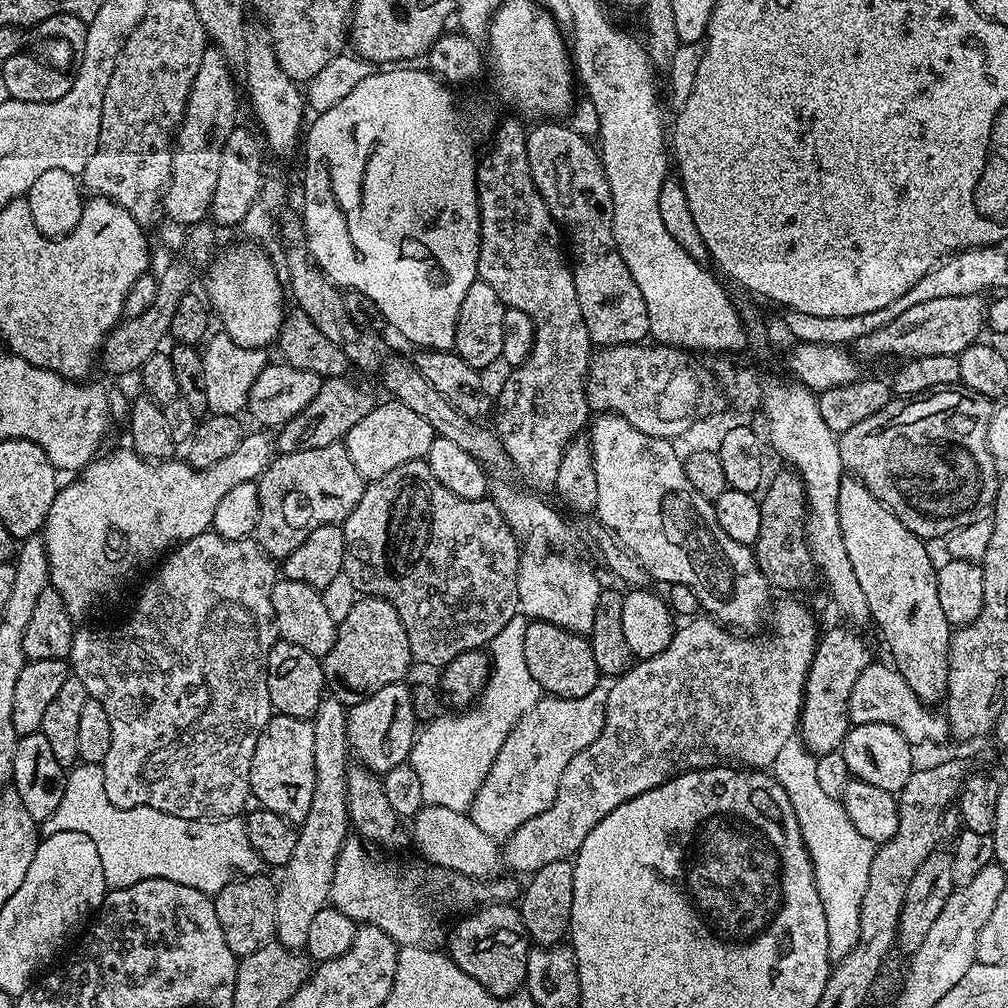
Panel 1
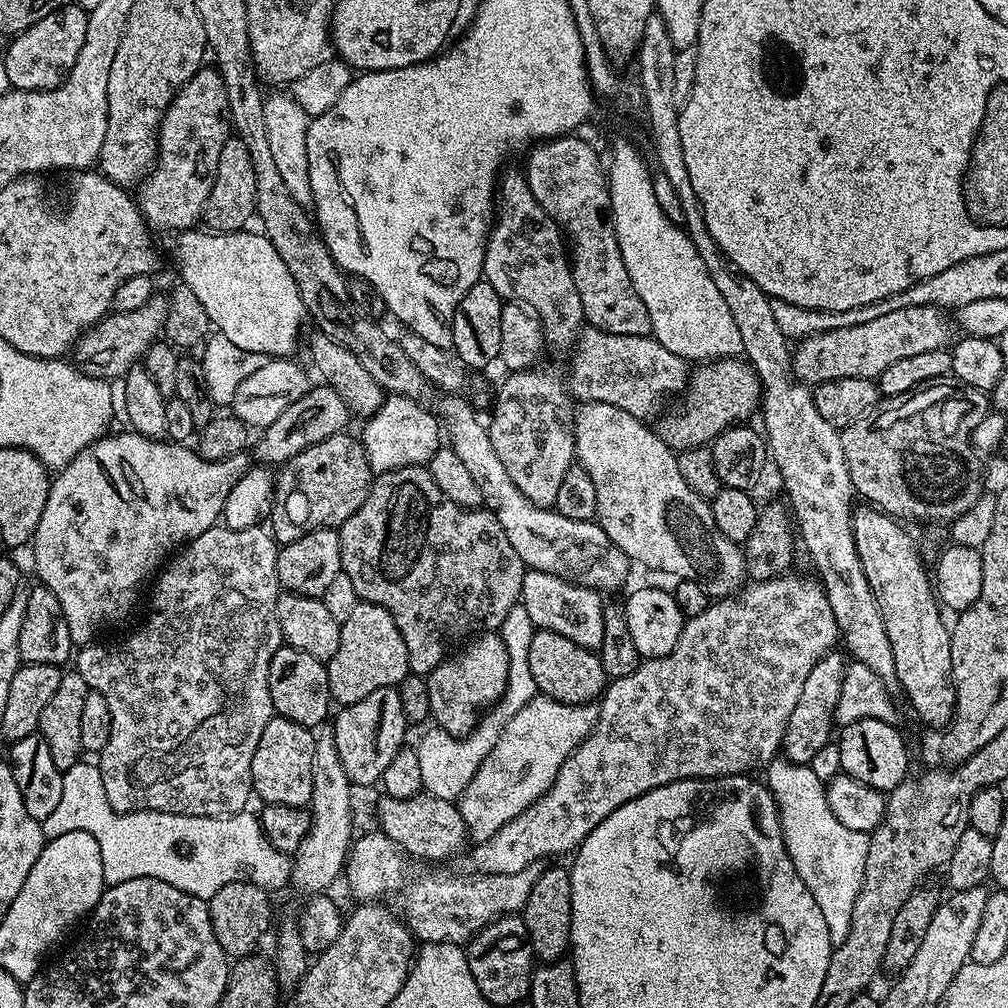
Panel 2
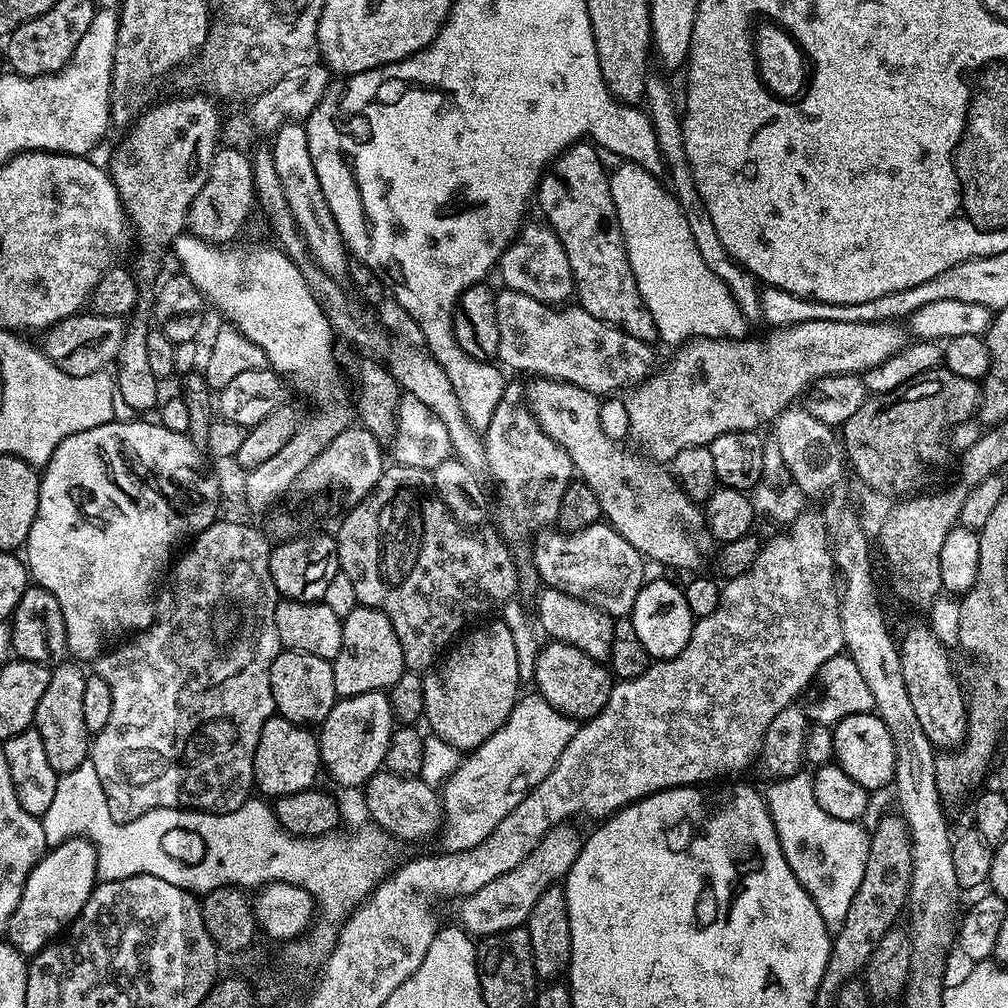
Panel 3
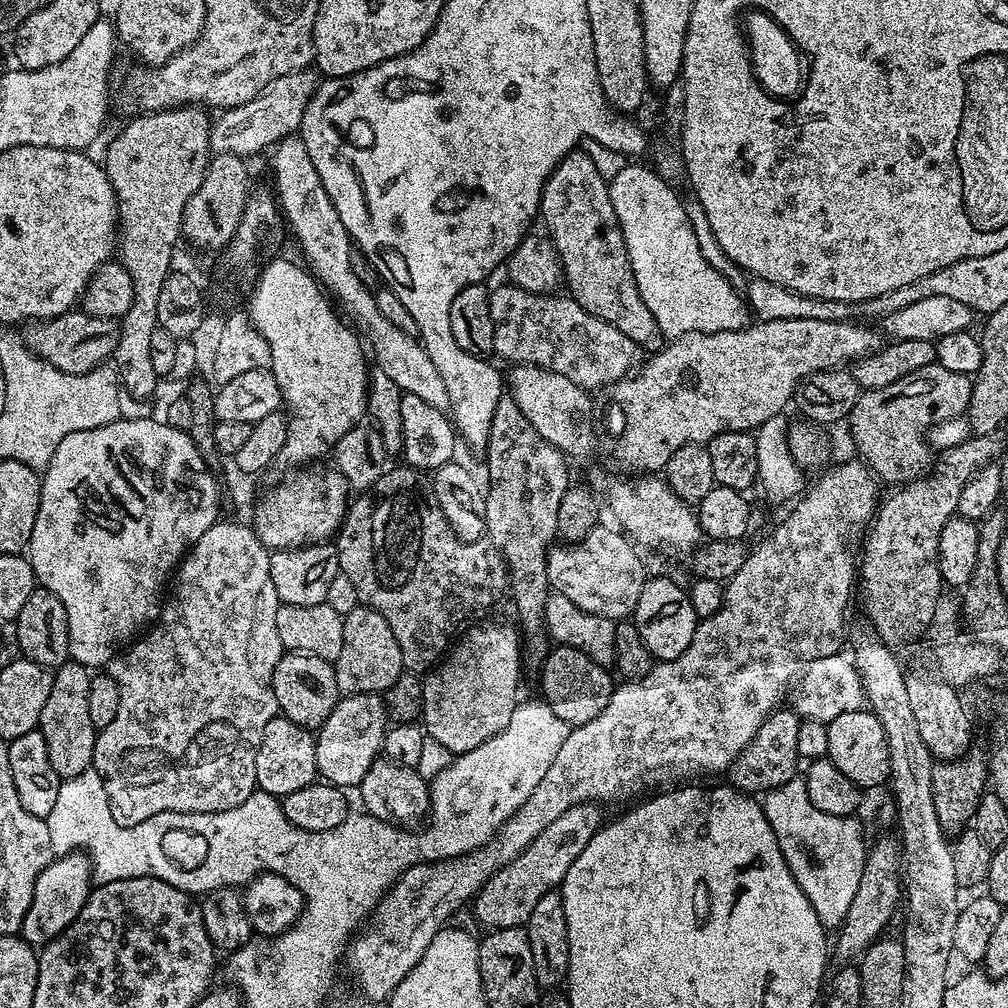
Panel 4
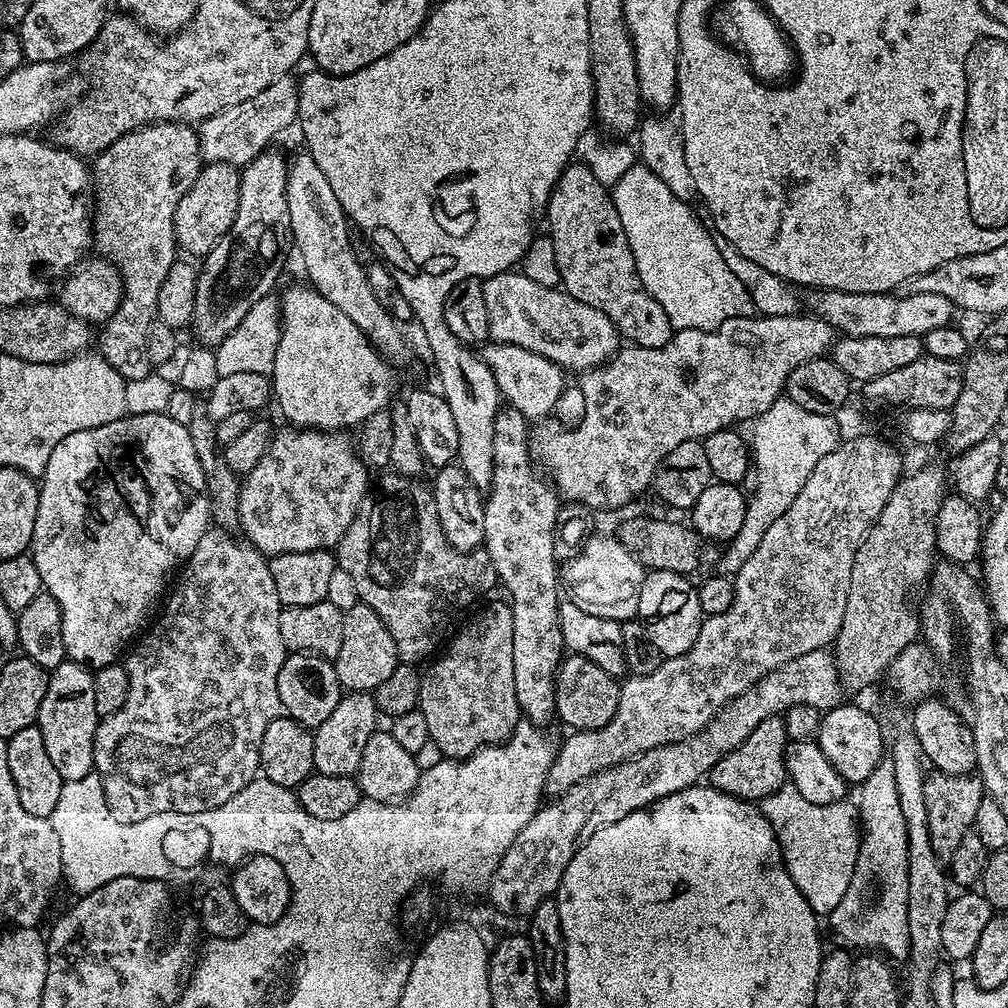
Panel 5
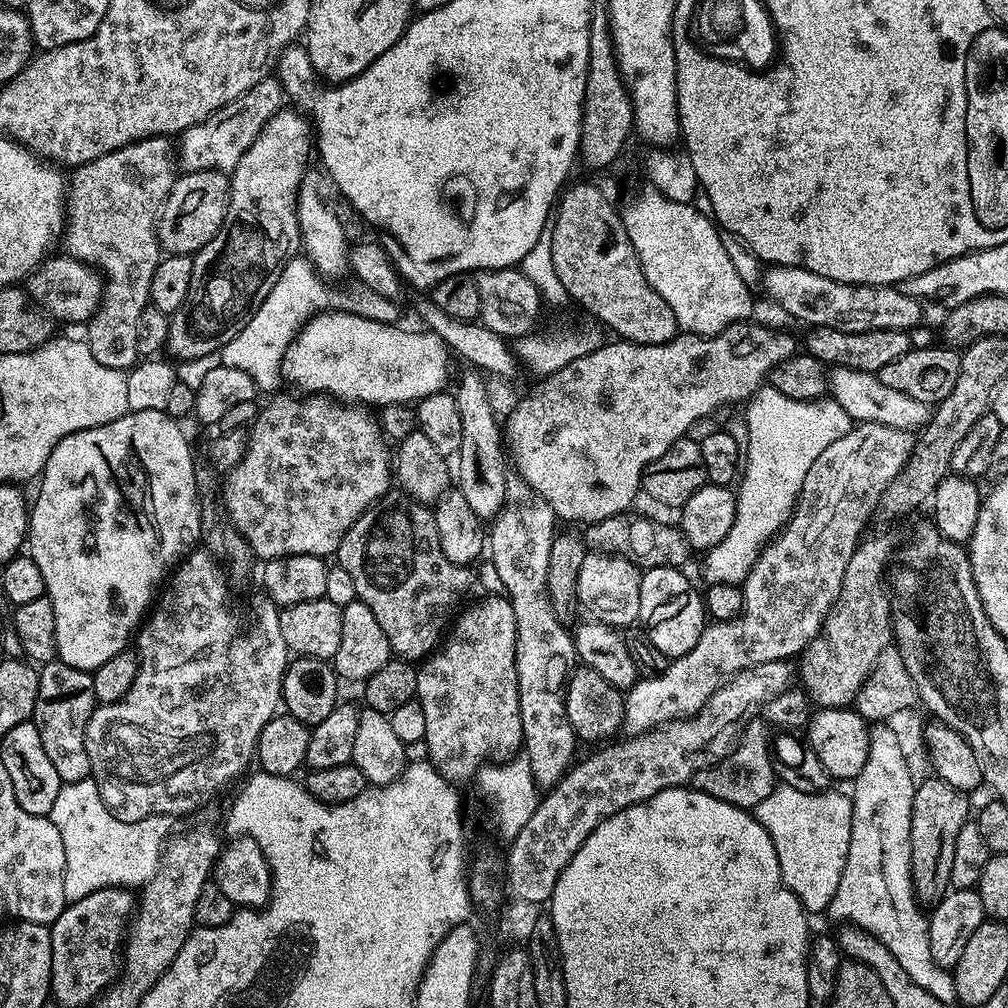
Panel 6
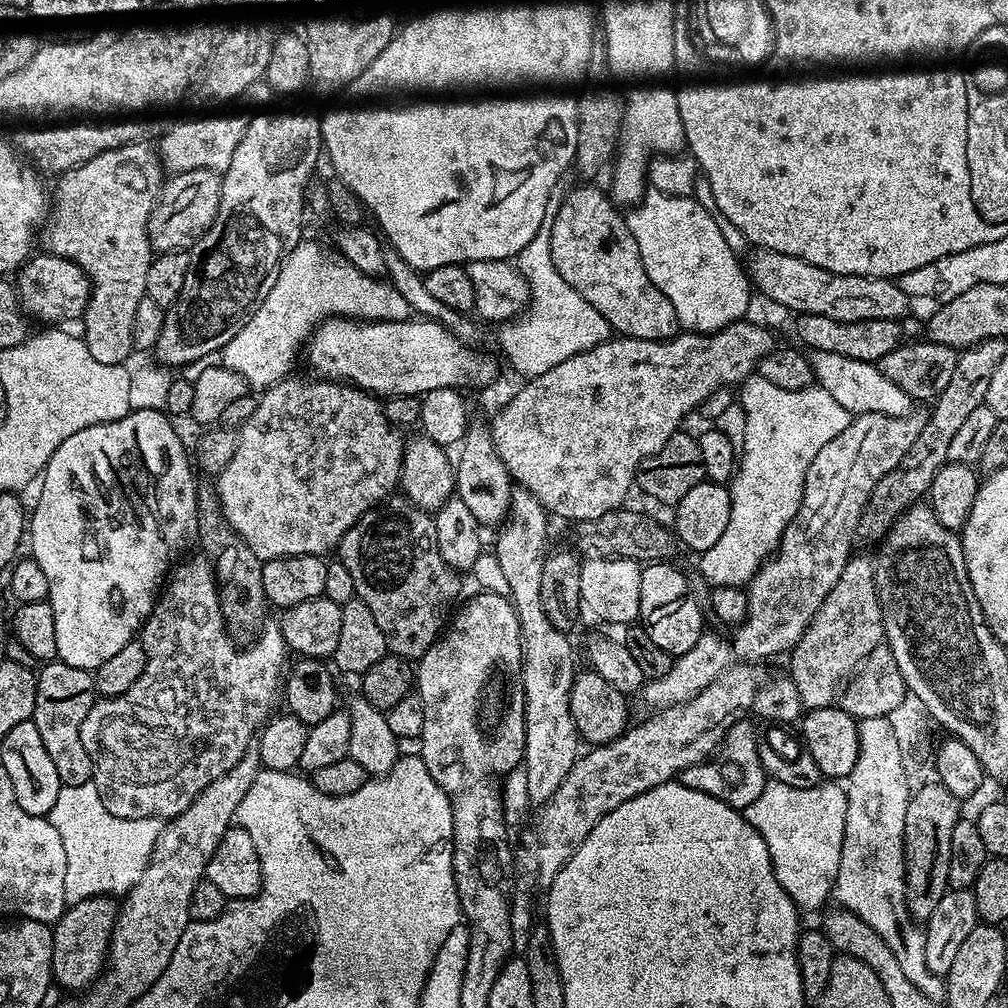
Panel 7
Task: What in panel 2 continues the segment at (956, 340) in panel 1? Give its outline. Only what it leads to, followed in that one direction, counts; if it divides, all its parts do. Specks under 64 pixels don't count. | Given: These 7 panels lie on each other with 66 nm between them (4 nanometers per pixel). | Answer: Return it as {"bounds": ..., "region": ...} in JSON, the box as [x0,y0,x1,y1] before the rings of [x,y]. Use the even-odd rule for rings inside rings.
{"bounds":[792,304,953,386],"region":[[[935,304],[906,306],[882,318],[862,322],[862,326],[846,326],[838,330],[823,332],[817,336],[807,336],[799,341],[792,357],[792,370],[797,380],[815,386],[827,380],[842,378],[862,378],[875,381],[886,370],[886,366],[913,354],[945,347],[952,336],[953,325],[943,311]]]}

